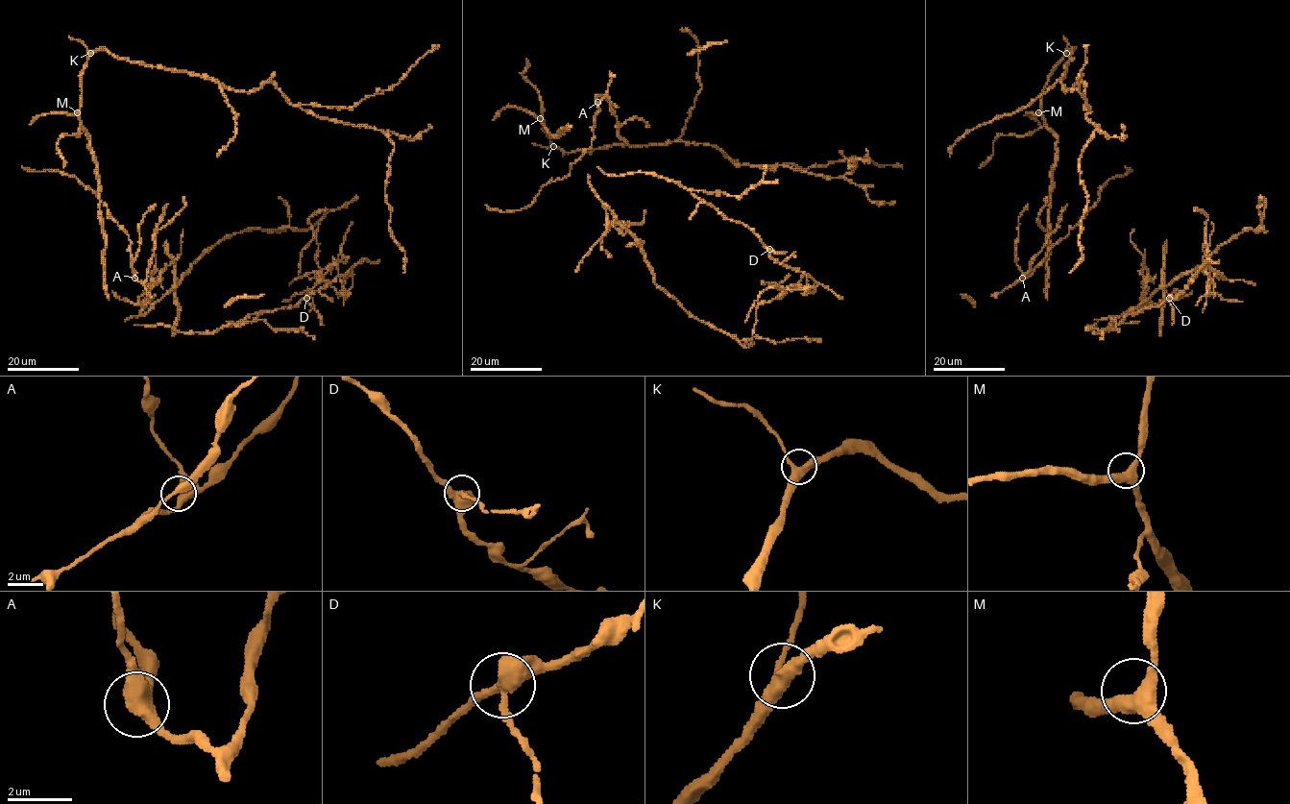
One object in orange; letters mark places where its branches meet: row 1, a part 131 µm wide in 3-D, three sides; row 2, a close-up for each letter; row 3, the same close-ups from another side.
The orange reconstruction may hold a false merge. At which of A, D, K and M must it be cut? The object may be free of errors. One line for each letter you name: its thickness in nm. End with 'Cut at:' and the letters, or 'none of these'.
D: Thickness 400 nm
Cut at: D

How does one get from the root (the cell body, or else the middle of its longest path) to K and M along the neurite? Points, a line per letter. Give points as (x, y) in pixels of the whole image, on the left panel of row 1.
K: (89, 140), (79, 109), (81, 73), (90, 53)
M: (89, 140), (77, 112)

